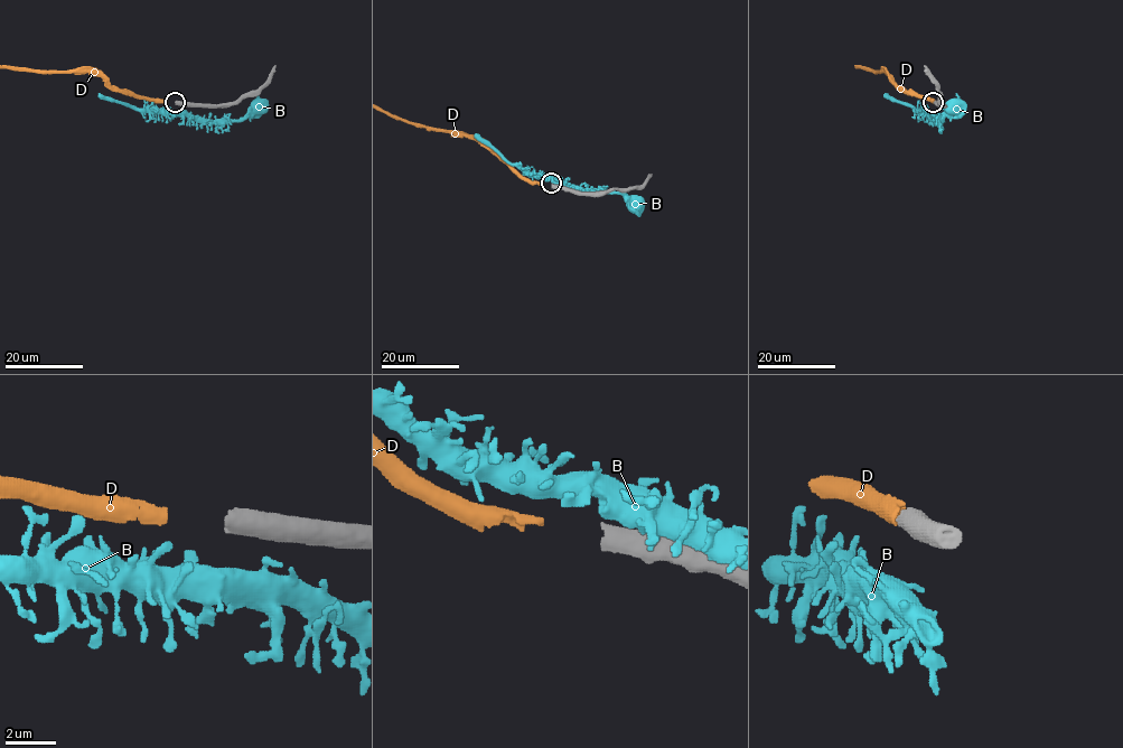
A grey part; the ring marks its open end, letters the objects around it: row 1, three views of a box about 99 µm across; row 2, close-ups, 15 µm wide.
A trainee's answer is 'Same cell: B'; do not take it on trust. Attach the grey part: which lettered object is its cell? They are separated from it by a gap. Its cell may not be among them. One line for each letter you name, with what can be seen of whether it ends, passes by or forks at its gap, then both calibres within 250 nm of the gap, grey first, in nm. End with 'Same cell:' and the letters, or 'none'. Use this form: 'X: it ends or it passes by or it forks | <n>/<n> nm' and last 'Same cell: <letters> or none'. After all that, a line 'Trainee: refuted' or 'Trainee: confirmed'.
D: it ends | 500/440 nm
Same cell: D
Trainee: refuted

